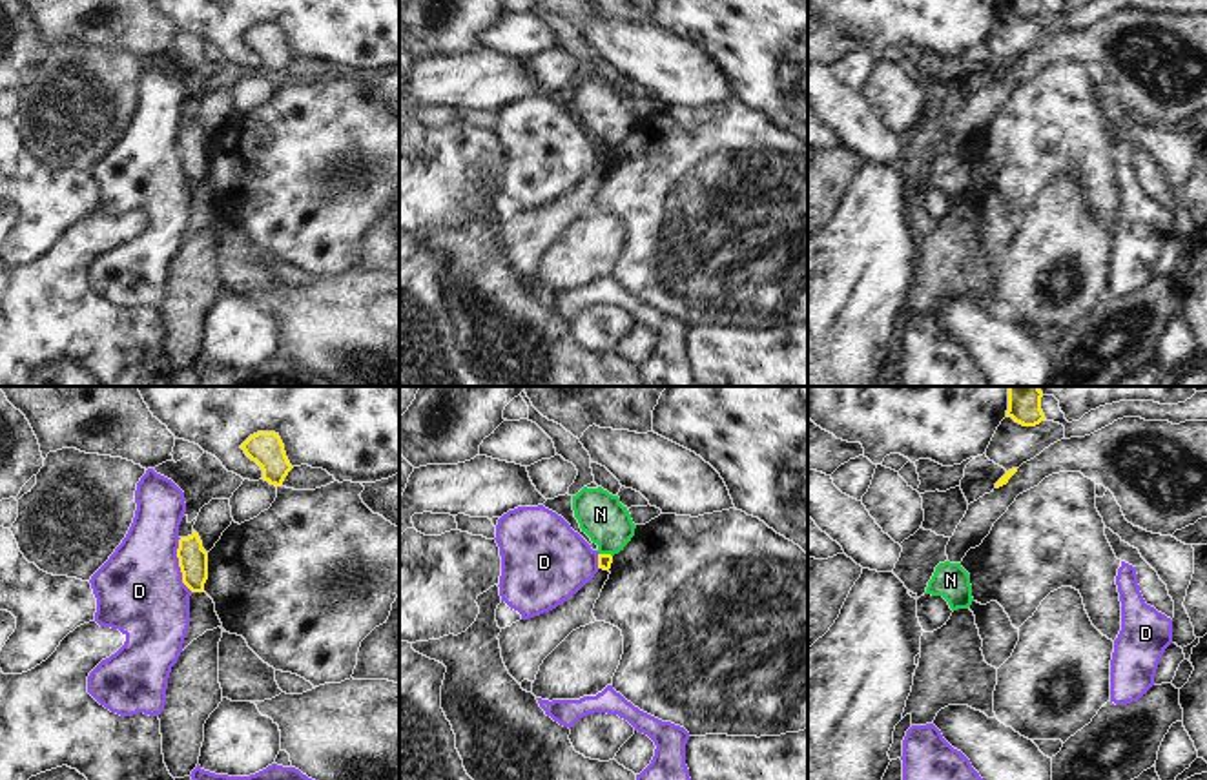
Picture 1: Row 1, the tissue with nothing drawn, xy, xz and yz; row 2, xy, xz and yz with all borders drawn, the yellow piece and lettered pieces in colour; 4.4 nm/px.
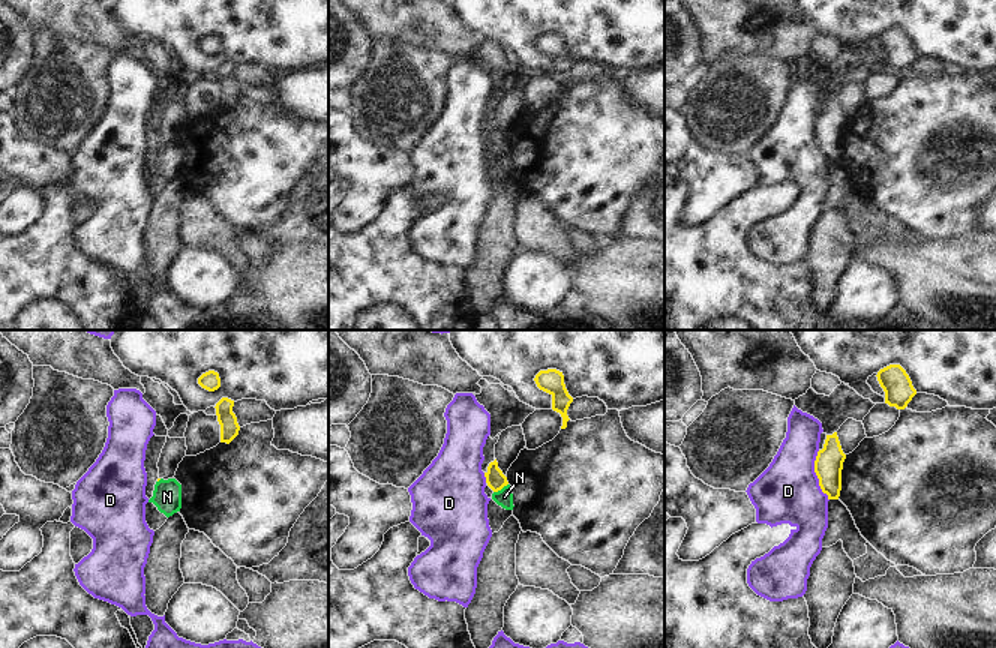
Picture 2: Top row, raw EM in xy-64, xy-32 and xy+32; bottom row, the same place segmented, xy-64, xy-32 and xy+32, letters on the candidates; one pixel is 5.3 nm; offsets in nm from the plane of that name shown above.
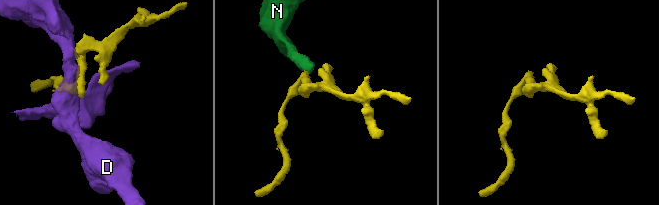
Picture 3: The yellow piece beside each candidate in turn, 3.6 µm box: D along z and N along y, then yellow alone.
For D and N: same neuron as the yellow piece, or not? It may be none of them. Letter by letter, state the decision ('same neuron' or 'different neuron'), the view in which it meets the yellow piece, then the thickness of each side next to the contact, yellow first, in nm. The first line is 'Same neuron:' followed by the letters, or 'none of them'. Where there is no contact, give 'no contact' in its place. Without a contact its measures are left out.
Same neuron: none of them
D: different neuron; meets yellow in xy; 130 nm thick on the yellow side, 380 nm on the other
N: different neuron; meets yellow in xz; 60 nm thick on the yellow side, 200 nm on the other

